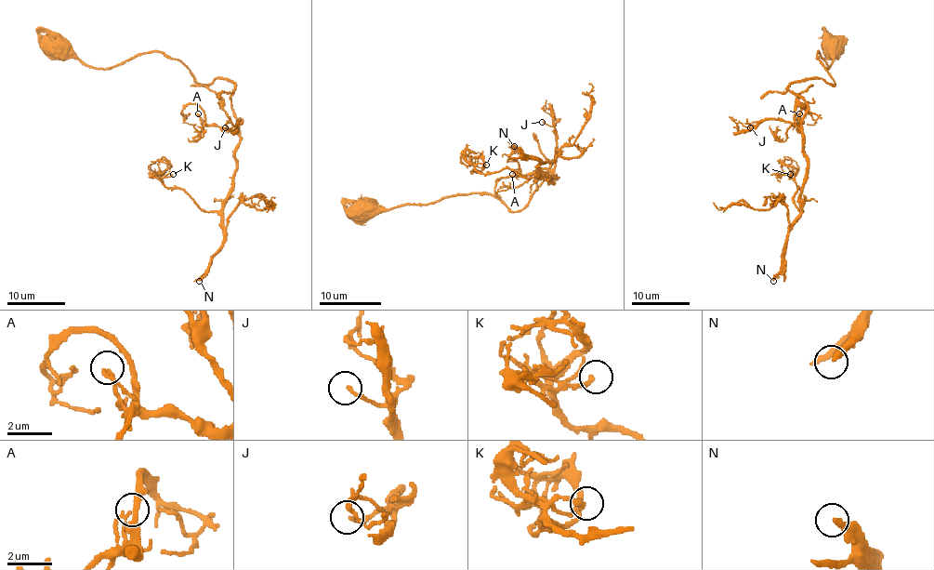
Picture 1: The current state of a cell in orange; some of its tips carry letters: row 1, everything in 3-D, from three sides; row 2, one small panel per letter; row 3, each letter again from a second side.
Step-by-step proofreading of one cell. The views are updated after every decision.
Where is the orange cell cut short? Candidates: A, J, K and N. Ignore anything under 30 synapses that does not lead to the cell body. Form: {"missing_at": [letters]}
{"missing_at": ["N"]}

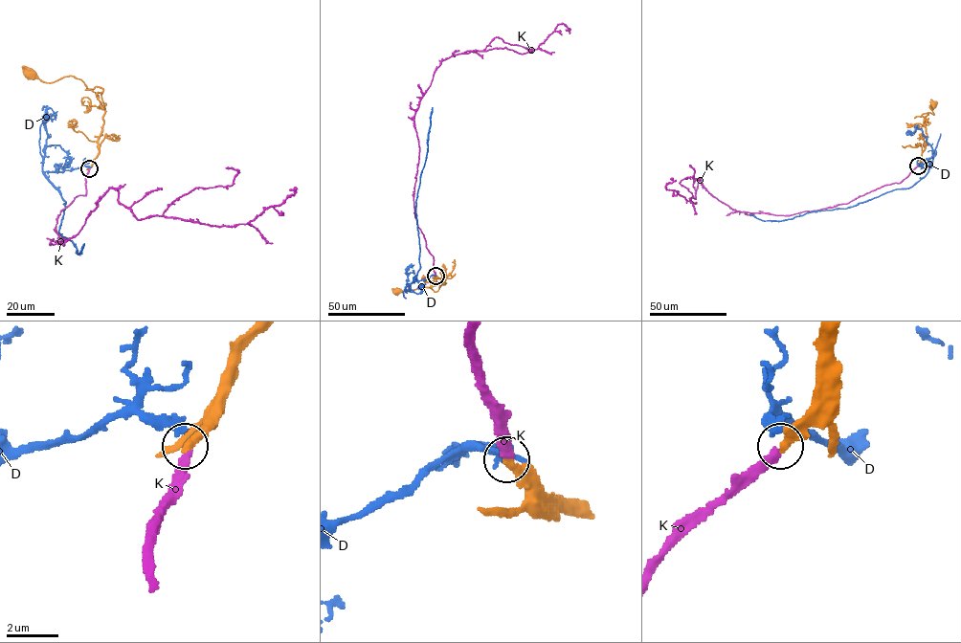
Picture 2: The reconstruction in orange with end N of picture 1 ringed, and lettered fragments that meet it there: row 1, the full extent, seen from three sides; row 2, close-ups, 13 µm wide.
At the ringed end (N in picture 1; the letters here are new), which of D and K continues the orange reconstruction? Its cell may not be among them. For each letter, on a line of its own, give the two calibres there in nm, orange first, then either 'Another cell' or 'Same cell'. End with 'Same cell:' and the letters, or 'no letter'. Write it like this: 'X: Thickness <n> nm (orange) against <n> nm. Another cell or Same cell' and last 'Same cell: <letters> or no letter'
D: Thickness 600 nm (orange) against 170 nm. Another cell
K: Thickness 320 nm (orange) against 340 nm. Another cell
Same cell: no letter

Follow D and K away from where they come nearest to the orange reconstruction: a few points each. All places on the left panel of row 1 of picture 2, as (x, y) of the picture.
D: (91, 166), (44, 173), (65, 201), (59, 234), (71, 240), (78, 254), (81, 254), (84, 243)
K: (89, 168), (85, 195), (58, 215), (61, 245), (110, 188), (138, 219), (216, 226), (249, 223), (289, 190)

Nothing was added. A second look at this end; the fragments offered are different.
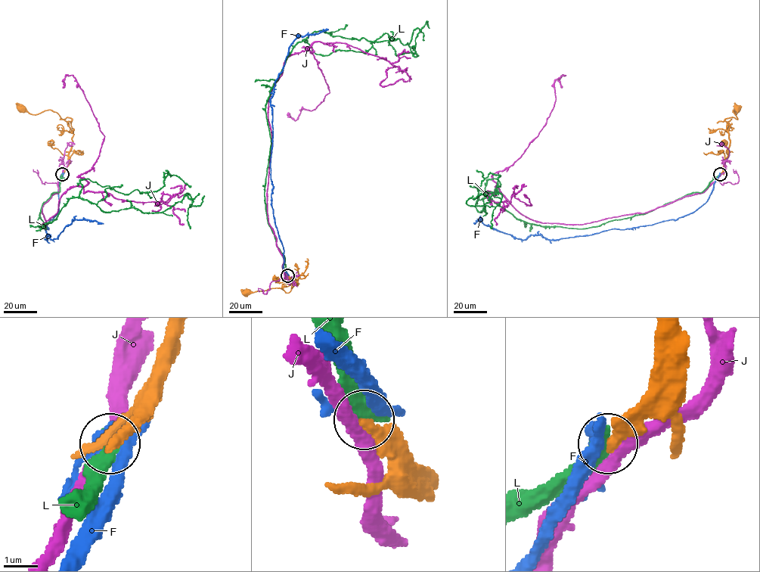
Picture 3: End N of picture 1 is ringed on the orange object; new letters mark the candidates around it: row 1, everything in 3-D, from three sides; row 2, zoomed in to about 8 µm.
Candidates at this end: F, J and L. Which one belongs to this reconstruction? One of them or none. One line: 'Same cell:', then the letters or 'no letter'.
Same cell: L

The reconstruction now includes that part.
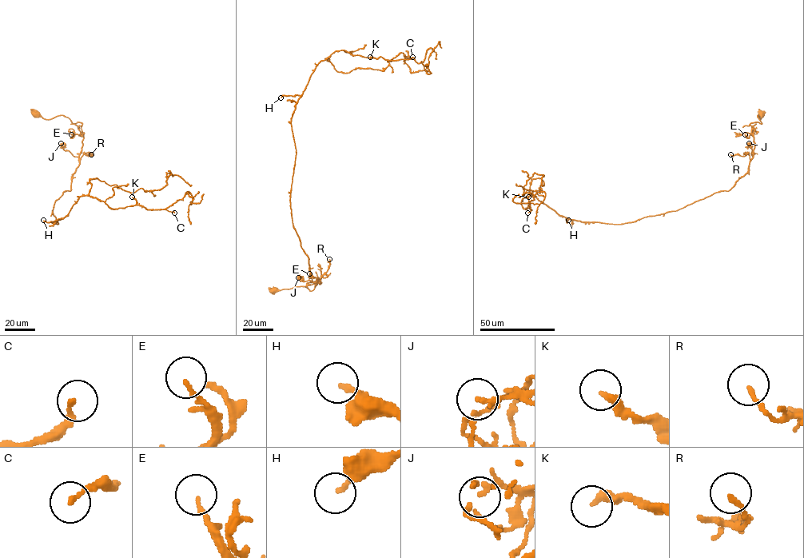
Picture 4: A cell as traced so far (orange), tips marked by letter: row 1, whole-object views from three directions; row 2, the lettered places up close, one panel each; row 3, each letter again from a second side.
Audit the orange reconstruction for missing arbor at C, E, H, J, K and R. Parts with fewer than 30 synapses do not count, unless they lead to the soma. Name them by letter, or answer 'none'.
none

